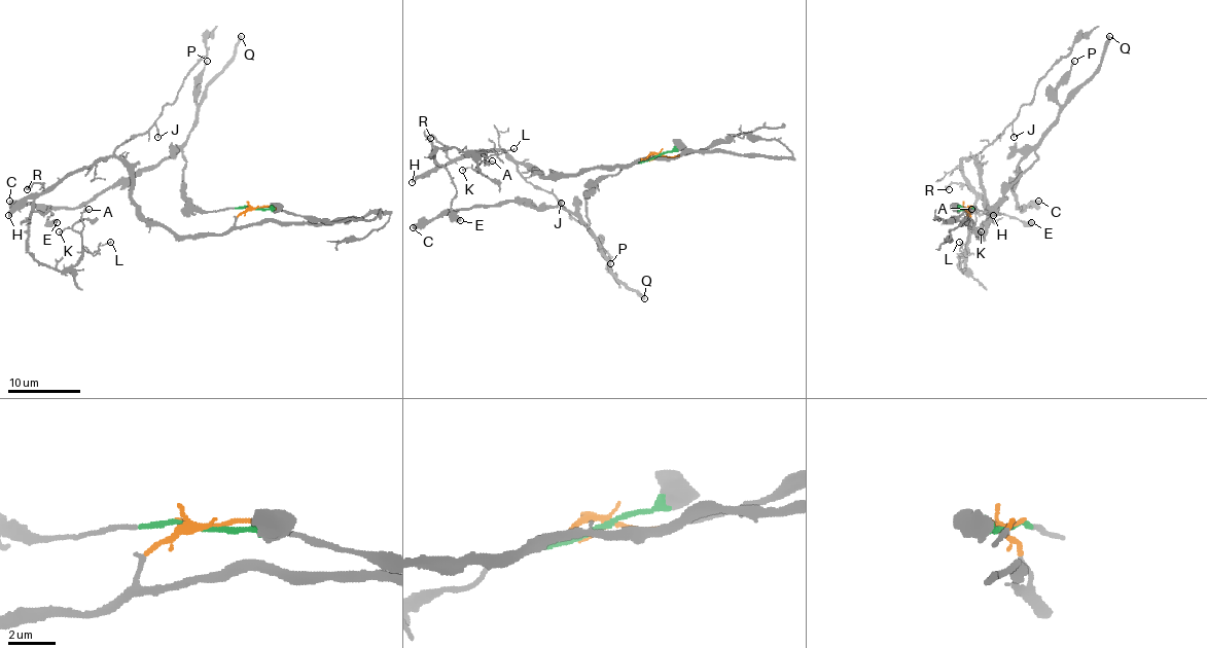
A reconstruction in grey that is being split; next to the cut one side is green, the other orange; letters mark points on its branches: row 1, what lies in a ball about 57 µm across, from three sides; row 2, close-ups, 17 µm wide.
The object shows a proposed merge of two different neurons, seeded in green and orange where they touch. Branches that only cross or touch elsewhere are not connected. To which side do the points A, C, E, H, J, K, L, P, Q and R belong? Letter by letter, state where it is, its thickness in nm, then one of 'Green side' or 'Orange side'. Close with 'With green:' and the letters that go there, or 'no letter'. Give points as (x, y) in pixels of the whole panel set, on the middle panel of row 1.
A: Place: (492, 160). Thickness 100 nm. Orange side
C: Place: (413, 227). Thickness 500 nm. Green side
E: Place: (460, 220). Thickness 550 nm. Orange side
H: Place: (412, 182). Thickness 360 nm. Orange side
J: Place: (561, 203). Thickness 120 nm. Orange side
K: Place: (462, 170). Thickness 120 nm. Orange side
L: Place: (513, 148). Thickness 100 nm. Orange side
P: Place: (610, 263). Thickness 120 nm. Green side
Q: Place: (644, 298). Thickness 320 nm. Green side
R: Place: (430, 138). Thickness 320 nm. Orange side
With green: C, P, Q

